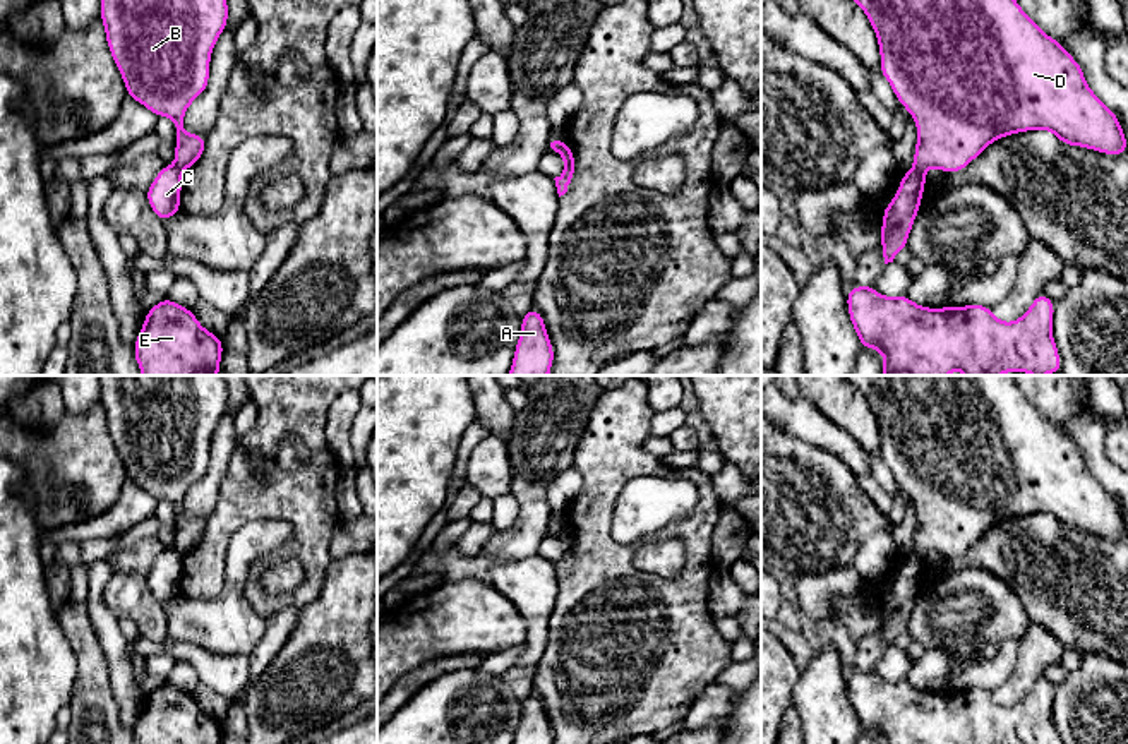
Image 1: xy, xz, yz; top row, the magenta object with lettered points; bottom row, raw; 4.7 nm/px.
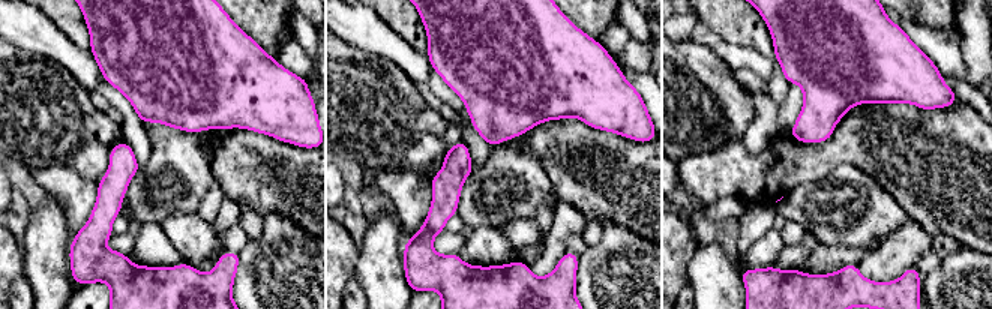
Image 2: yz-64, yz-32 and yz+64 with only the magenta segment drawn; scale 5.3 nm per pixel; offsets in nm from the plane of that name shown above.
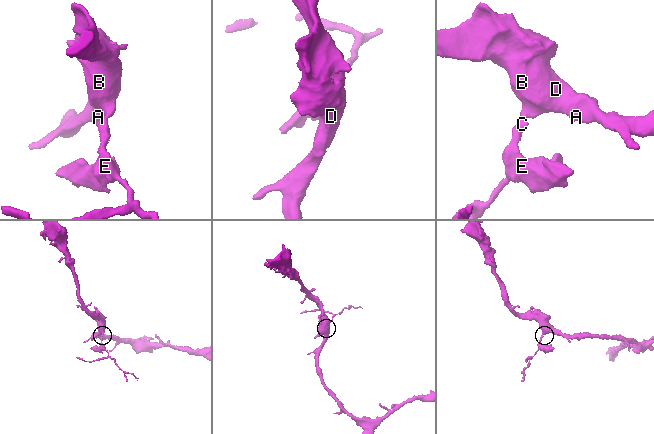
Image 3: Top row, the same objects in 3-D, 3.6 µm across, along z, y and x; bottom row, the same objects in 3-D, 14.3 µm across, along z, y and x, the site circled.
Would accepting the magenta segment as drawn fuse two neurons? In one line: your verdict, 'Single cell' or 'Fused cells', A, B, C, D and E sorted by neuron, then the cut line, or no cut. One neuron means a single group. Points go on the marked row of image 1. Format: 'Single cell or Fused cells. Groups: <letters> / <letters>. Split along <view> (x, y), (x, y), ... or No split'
Fused cells. Groups: A B D / C E. Split along xy (175, 163), (182, 172)

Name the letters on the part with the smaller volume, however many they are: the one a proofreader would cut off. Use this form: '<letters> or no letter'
C, E

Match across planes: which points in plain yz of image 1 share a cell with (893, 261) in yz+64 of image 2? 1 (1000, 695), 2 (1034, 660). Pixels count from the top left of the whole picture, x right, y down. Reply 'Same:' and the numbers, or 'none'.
Same: 1, 2

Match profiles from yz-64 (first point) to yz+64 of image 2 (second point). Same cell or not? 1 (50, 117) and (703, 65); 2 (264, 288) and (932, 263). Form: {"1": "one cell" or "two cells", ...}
{"1": "one cell", "2": "two cells"}

